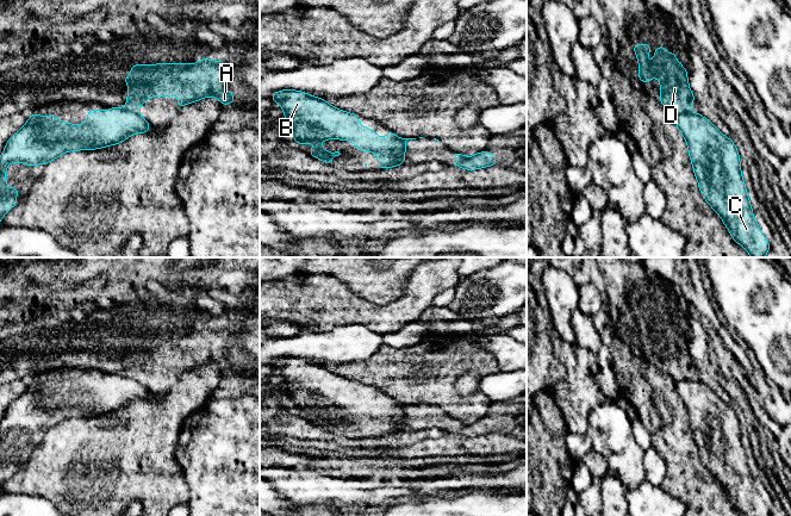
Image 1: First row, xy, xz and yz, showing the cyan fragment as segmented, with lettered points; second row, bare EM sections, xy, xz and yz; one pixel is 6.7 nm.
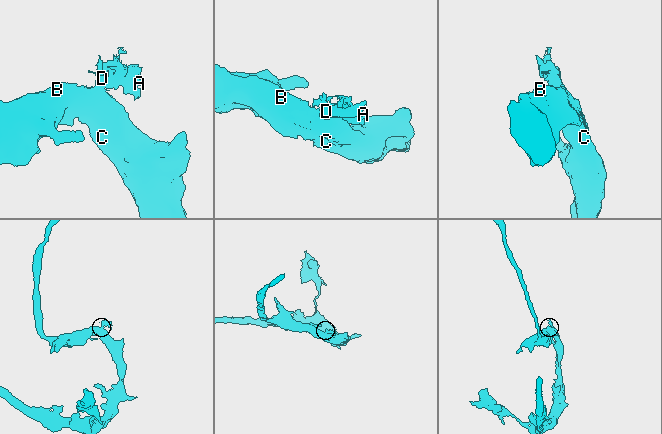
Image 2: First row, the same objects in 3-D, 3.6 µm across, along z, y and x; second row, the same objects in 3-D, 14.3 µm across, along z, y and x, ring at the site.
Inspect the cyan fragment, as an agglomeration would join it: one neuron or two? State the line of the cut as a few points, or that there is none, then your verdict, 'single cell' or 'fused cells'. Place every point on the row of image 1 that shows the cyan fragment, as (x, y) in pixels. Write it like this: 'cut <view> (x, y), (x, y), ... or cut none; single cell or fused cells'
cut yz (690, 112), (680, 112), (676, 116); fused cells

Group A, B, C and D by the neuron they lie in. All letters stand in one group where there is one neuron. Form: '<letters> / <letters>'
A D / B C

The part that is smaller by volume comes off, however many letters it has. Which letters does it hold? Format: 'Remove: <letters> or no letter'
Remove: A, D

